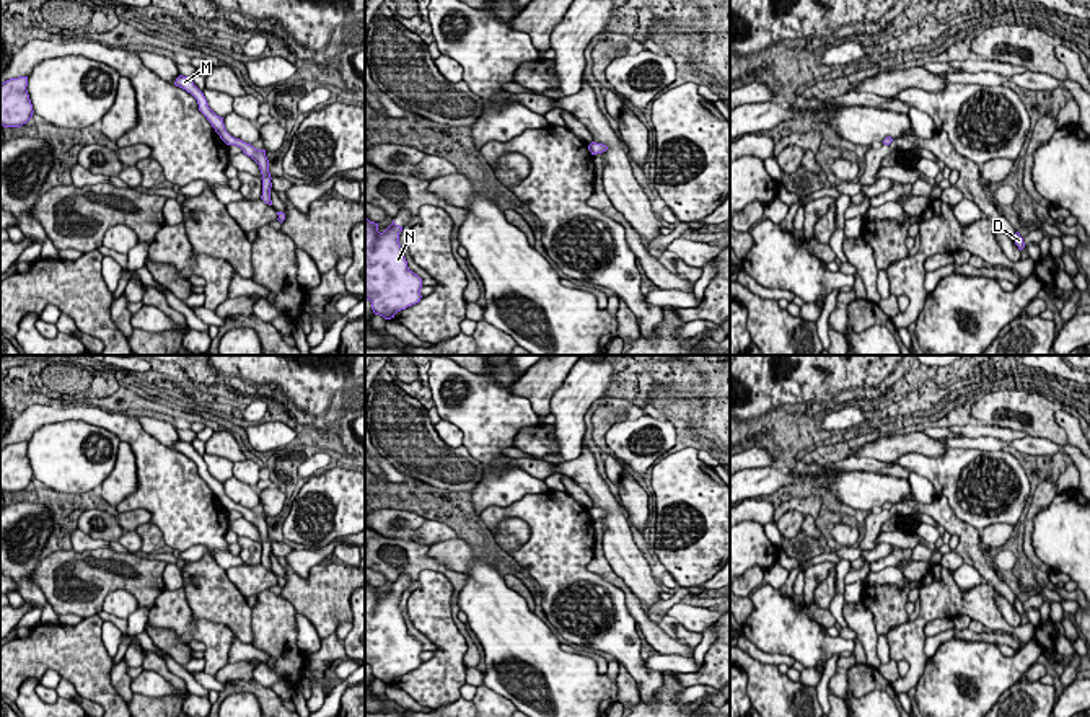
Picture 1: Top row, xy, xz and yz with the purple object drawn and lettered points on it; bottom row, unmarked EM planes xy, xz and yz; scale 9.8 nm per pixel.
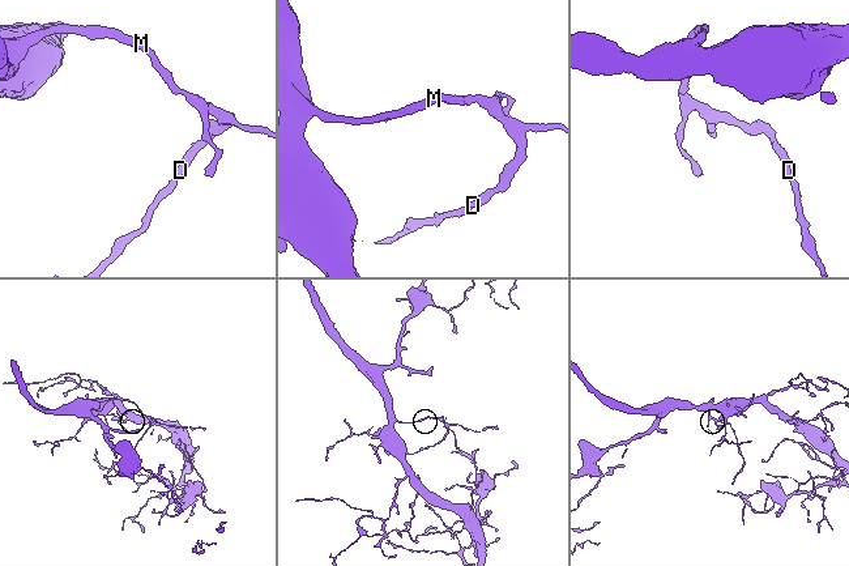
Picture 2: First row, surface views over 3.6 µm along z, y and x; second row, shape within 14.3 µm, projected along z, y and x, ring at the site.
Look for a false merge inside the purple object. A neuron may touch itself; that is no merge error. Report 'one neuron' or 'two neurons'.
two neurons

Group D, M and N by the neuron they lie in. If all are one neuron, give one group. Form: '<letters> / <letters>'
D / M N

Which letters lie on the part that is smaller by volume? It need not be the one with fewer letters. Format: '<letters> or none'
D

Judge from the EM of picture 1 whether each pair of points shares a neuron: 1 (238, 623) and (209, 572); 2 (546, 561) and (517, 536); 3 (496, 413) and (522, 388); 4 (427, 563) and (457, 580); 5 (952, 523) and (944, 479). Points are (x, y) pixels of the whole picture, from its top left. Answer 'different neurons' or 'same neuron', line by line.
1: same neuron
2: different neurons
3: different neurons
4: same neuron
5: different neurons

